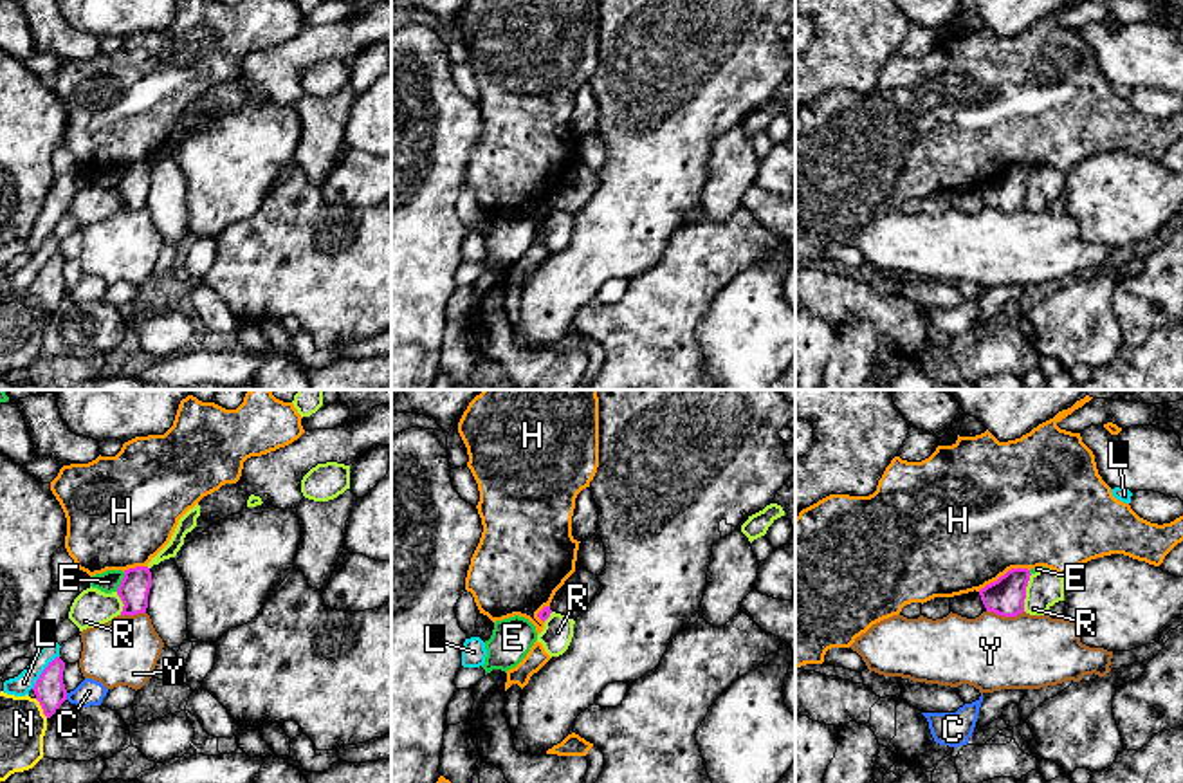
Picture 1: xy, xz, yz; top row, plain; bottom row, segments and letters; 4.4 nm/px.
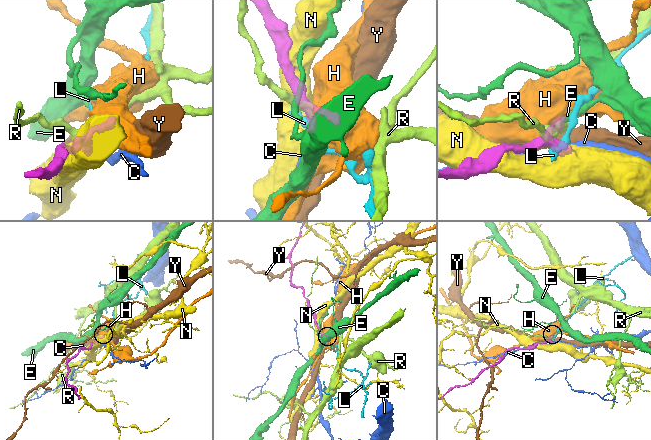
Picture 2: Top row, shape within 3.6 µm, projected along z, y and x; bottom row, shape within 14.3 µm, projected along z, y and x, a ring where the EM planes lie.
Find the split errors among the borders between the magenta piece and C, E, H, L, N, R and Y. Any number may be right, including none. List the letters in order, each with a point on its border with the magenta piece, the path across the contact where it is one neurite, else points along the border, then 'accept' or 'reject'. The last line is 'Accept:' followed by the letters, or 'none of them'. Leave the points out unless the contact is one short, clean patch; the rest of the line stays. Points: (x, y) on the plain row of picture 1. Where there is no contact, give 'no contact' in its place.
C: xy (65, 293) | along xy (65, 289), (67, 294) | reject
E: xy (121, 177) | along xy (125, 168), (116, 186) | reject
H: yz (1005, 170) | reject
L: xy (44, 267) | along xy (58, 251), (31, 284) | reject
N: xy (42, 303) | reject
R: yz (1025, 188) | reject
Y: yz (1005, 211) | along yz (987, 206), (998, 211), (1017, 211), (1023, 208) | reject
Accept: none of them

